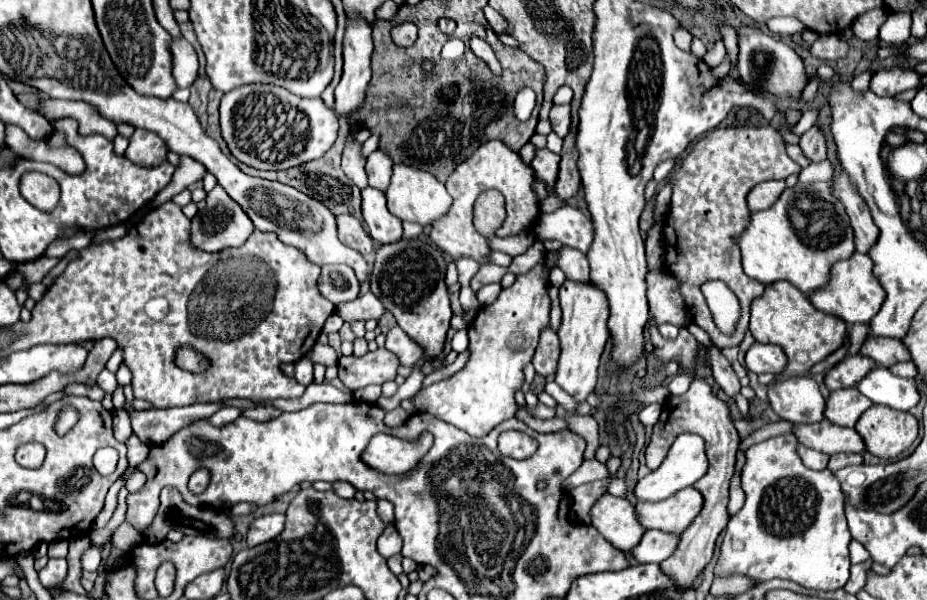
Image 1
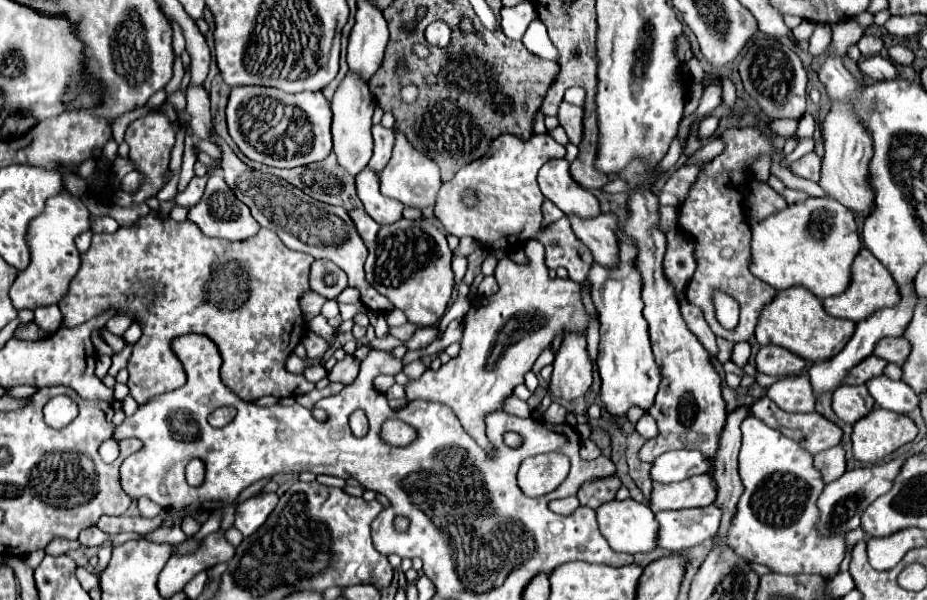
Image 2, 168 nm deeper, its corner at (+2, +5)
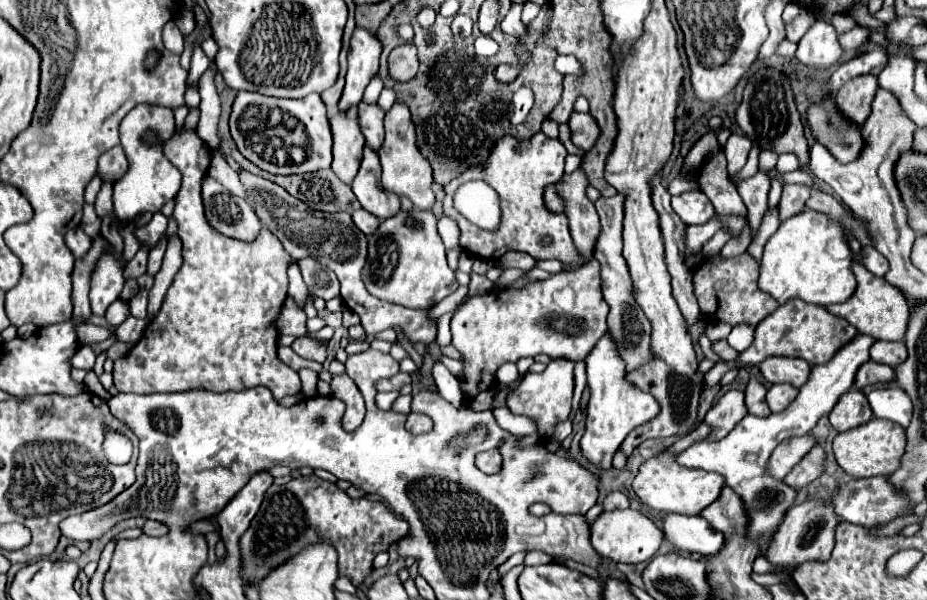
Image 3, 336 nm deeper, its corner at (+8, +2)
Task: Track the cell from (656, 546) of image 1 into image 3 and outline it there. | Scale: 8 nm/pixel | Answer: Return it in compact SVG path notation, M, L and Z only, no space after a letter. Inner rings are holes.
M665 514L663 536L681 552L715 554L723 546L723 534L709 528L709 522L699 514Z

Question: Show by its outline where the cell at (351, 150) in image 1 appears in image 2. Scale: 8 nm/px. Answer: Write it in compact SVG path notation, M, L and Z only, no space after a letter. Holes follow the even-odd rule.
M347 73L343 83L333 95L331 111L333 111L333 151L343 169L351 175L357 175L371 159L371 117L373 117L375 97L371 95L367 83L361 83L355 75Z

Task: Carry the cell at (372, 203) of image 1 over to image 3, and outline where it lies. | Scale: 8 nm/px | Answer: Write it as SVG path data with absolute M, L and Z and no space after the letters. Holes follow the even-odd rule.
M365 148L361 168L351 184L353 194L357 196L359 204L371 212L373 216L379 216L381 220L391 218L399 212L399 196L389 194L381 188L381 164L373 150Z

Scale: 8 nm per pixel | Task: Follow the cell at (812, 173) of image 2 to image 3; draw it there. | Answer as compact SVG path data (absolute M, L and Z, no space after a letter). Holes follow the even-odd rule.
M785 184L783 186L783 196L781 196L781 202L779 202L781 220L801 212L809 194L811 194L811 188L807 184Z

